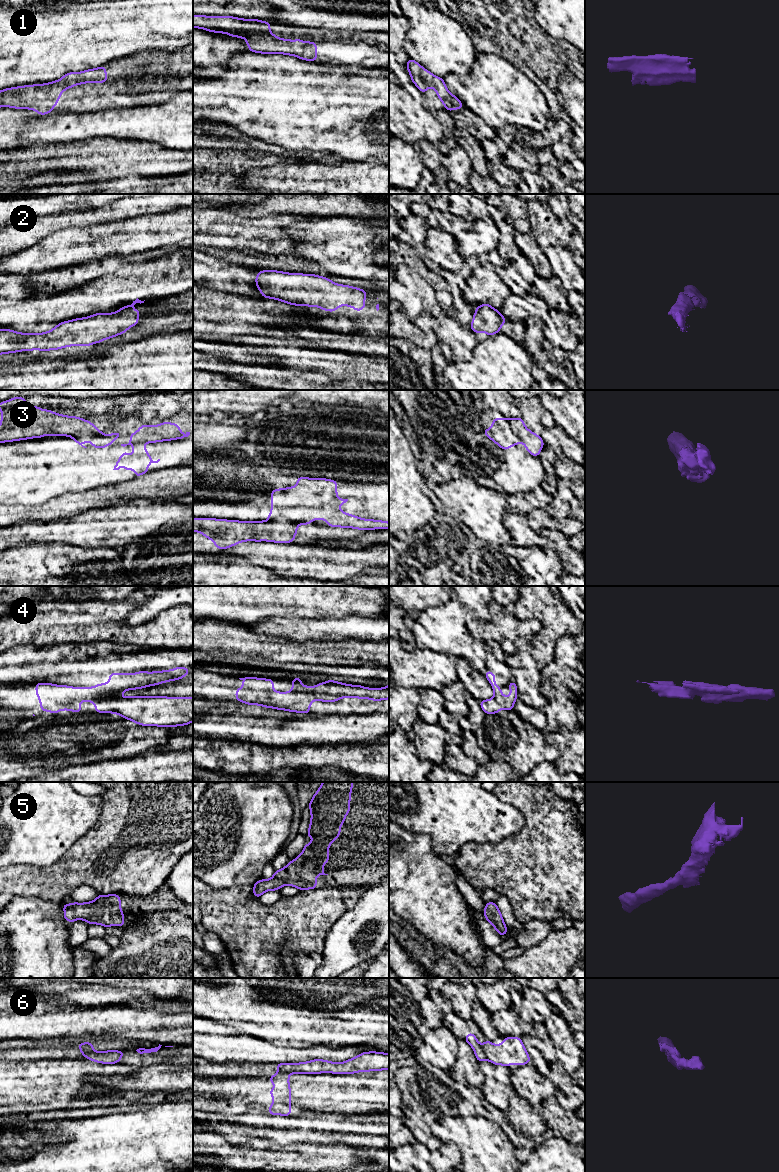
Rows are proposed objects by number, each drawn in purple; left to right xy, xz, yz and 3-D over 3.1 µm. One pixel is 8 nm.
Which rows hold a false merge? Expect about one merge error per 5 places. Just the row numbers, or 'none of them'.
3, 6

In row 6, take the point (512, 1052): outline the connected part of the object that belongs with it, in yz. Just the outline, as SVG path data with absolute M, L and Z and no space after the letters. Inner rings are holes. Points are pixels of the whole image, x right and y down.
M505 1037L504 1042L494 1045L486 1040L483 1045L486 1059L495 1065L525 1065L531 1061L521 1038Z

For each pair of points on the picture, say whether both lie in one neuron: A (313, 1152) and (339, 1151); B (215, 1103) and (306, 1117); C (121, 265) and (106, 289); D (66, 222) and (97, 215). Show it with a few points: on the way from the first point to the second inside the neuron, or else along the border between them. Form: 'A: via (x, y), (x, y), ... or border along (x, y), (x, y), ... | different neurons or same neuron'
A: via (319, 1152), (333, 1152) | same neuron
B: border along (300, 1113), (296, 1116) | different neurons
C: via (115, 271), (106, 280), (106, 283) | same neuron
D: via (74, 219), (89, 217) | same neuron

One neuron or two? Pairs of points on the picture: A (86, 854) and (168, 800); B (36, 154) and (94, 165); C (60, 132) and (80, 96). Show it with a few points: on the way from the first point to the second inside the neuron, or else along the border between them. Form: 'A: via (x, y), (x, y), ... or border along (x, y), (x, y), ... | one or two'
A: via (106, 854), (114, 854), (148, 820) | one
B: via (50, 163), (80, 163) | one
C: border along (52, 111), (86, 113) | two

